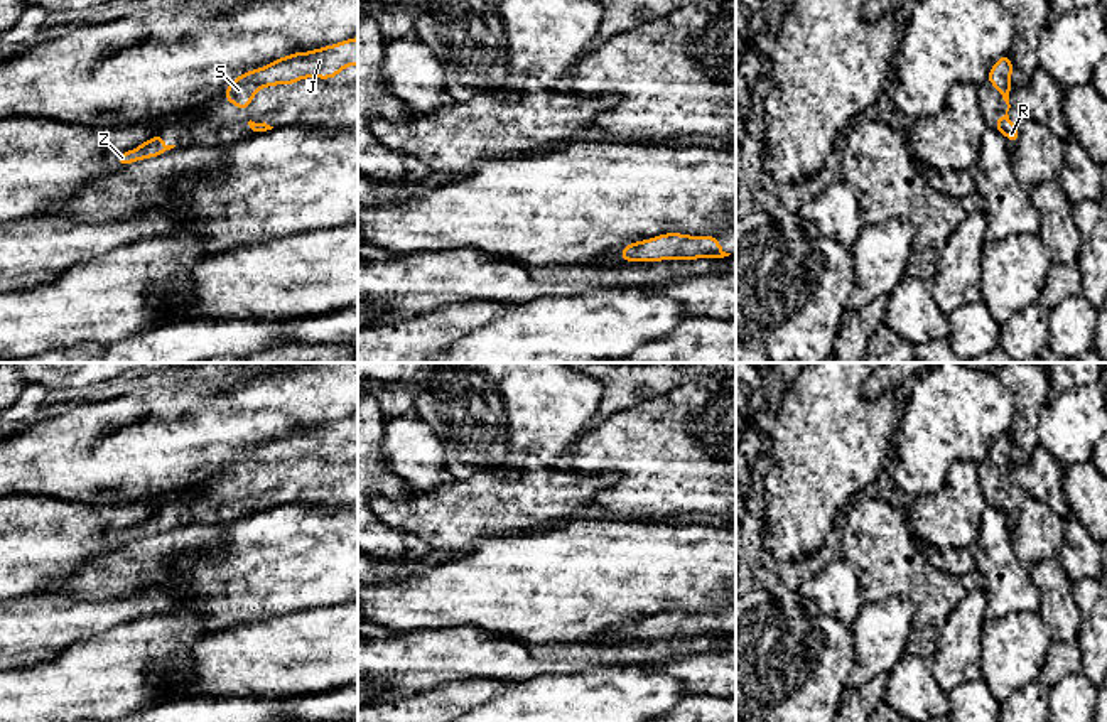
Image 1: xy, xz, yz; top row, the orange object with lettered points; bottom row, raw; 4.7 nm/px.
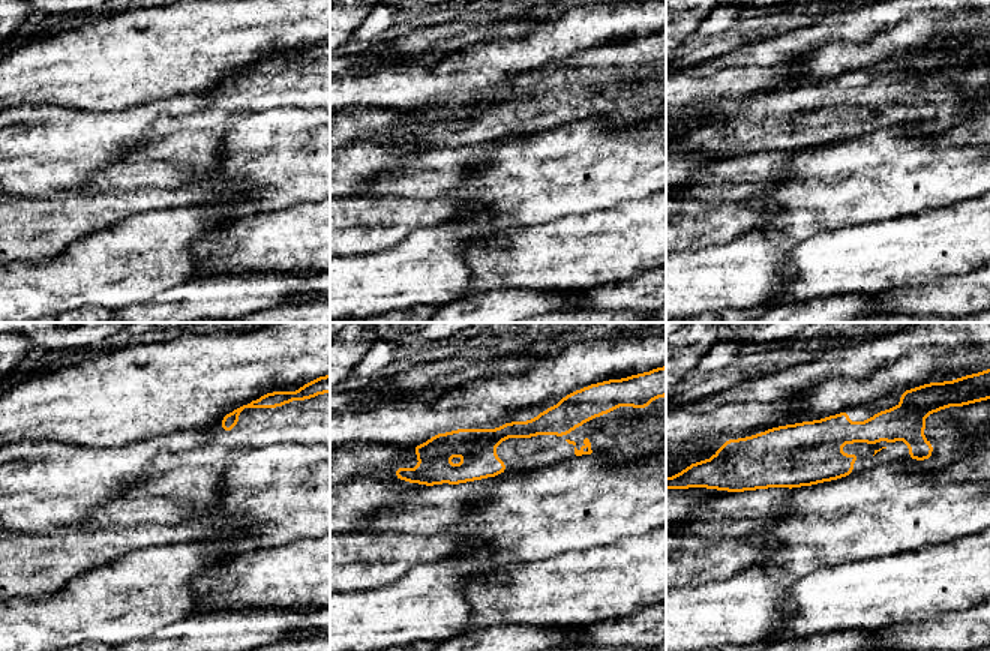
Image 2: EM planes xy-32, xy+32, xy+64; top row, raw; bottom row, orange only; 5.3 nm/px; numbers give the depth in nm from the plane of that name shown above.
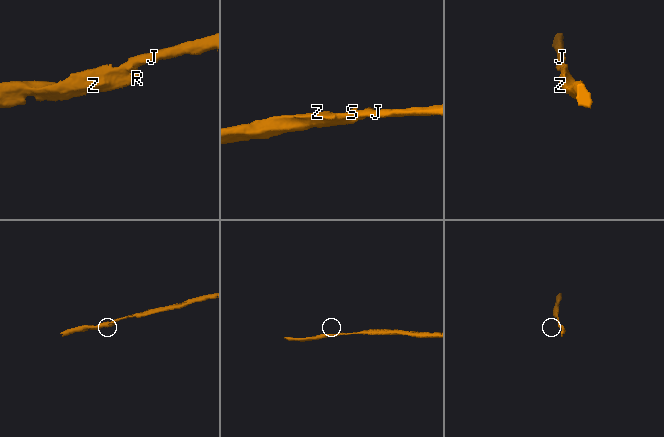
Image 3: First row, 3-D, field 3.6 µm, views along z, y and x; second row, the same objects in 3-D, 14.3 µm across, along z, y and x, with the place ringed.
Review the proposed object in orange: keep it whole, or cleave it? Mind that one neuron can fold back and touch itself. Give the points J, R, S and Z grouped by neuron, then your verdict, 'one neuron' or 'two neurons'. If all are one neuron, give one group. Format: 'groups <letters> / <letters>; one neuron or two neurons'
groups J R S Z; one neuron

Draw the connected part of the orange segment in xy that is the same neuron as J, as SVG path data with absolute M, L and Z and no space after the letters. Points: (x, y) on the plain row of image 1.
M358 415L309 430L294 430L267 445L240 452L224 467L223 476L238 488L246 488L260 466L294 462L304 455L331 457L351 442L358 444Z

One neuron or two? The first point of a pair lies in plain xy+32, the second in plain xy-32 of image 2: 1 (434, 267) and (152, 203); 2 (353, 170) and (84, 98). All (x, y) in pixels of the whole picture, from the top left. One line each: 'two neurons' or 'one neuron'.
1: two neurons
2: two neurons

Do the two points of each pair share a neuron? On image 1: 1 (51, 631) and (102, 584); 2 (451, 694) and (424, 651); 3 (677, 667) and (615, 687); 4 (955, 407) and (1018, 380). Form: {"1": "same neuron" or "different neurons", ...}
{"1": "different neurons", "2": "different neurons", "3": "different neurons", "4": "different neurons"}

